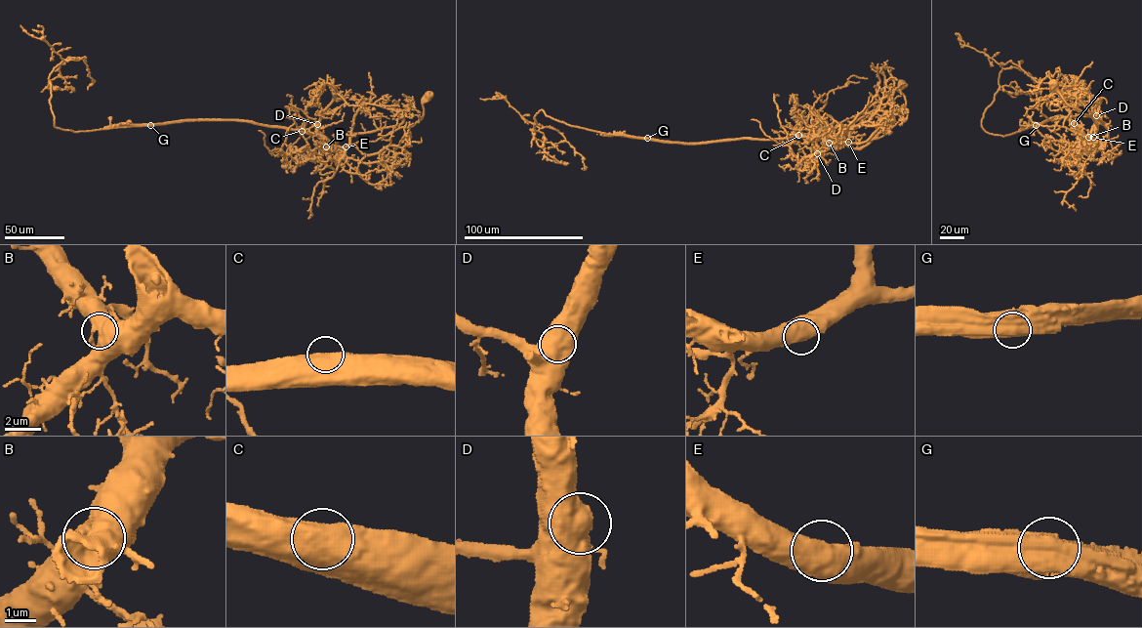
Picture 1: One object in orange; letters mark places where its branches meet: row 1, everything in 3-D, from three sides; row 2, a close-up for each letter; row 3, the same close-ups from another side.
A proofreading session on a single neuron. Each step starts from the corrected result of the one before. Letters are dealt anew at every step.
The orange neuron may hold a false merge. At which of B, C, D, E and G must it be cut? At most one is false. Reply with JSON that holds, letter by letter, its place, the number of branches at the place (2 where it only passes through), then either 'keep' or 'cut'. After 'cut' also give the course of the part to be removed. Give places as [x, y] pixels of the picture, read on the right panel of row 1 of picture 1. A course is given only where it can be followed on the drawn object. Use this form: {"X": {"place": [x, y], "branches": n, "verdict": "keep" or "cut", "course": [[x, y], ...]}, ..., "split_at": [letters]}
{"B": {"place": [1088, 137], "branches": 1, "verdict": "keep"}, "C": {"place": [1074, 123], "branches": 1, "verdict": "keep"}, "D": {"place": [1096, 115], "branches": 1, "verdict": "keep"}, "E": {"place": [1093, 137], "branches": 1, "verdict": "keep"}, "G": {"place": [1036, 125], "branches": 1, "verdict": "cut", "course": [[1037, 125], [1003, 136], [982, 127], [1000, 64], [1011, 62], [1048, 83], [1050, 92]]}, "split_at": ["G"]}

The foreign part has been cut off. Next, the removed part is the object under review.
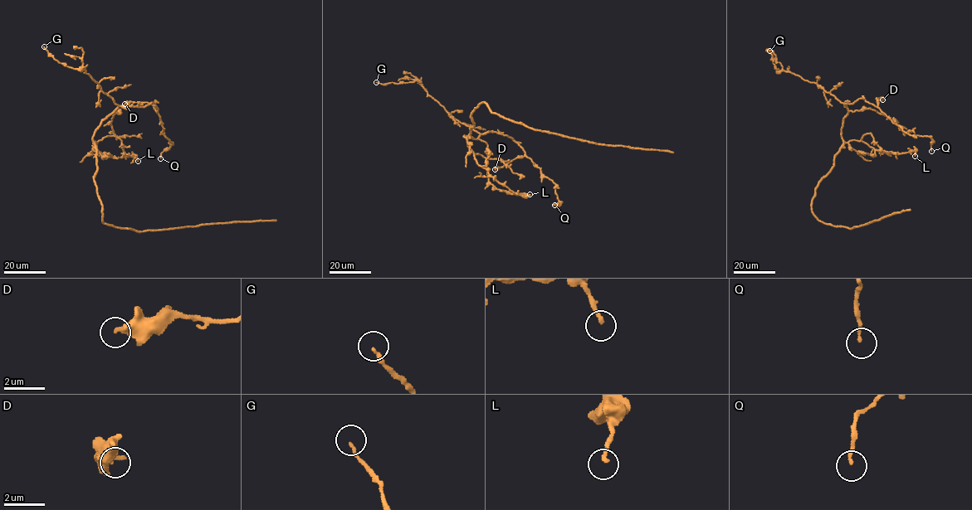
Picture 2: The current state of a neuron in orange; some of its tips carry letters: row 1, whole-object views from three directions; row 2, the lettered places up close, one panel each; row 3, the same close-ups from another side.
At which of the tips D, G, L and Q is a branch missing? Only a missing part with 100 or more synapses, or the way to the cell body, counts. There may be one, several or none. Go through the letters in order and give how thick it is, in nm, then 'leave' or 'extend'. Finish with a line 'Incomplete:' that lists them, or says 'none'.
D: 200 nm thick; leave
G: 140 nm thick; leave
L: 190 nm thick; leave
Q: 160 nm thick; leave
Incomplete: none

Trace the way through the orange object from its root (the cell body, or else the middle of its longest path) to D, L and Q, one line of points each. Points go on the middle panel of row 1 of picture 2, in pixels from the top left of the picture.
D: (472, 111), (473, 127), (468, 136), (463, 136), (477, 138), (496, 131), (511, 138), (525, 152), (495, 169)
L: (472, 111), (471, 117), (474, 123), (470, 128), (467, 143), (476, 162), (514, 192), (529, 194)
Q: (472, 111), (473, 127), (463, 136), (477, 138), (496, 131), (511, 138), (555, 185), (560, 203), (554, 205)

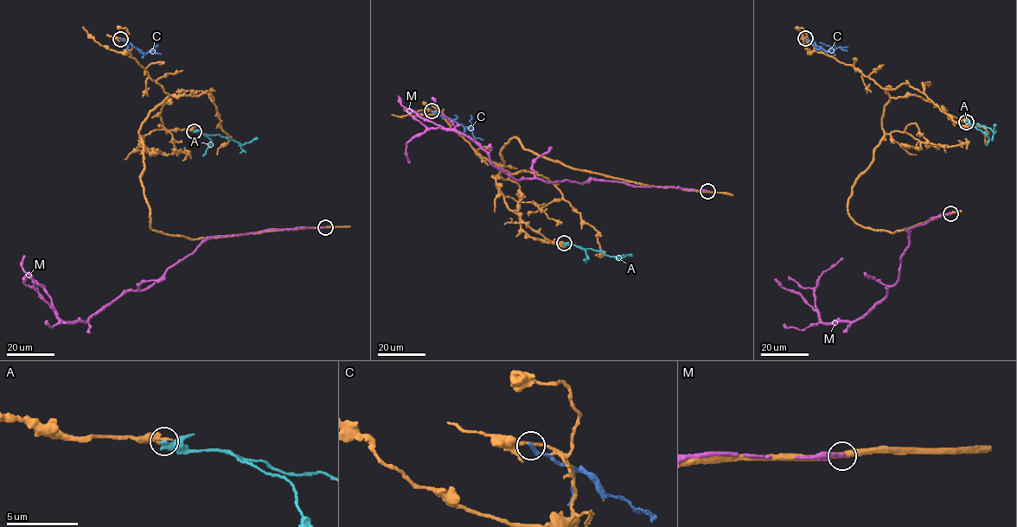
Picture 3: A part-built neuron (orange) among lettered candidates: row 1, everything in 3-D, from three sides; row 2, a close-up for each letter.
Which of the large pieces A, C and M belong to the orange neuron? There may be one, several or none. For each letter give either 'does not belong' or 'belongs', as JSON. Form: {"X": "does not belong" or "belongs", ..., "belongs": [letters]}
{"A": "does not belong", "C": "does not belong", "M": "does not belong", "belongs": []}

